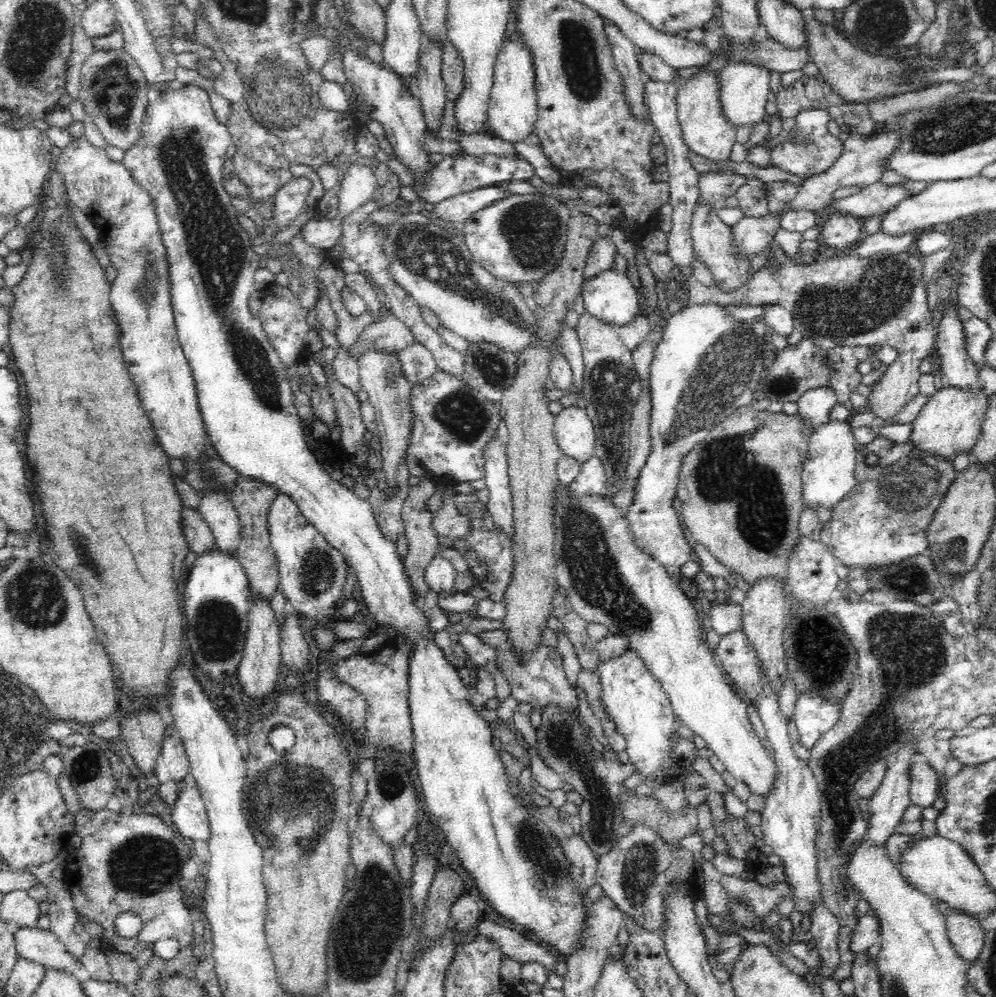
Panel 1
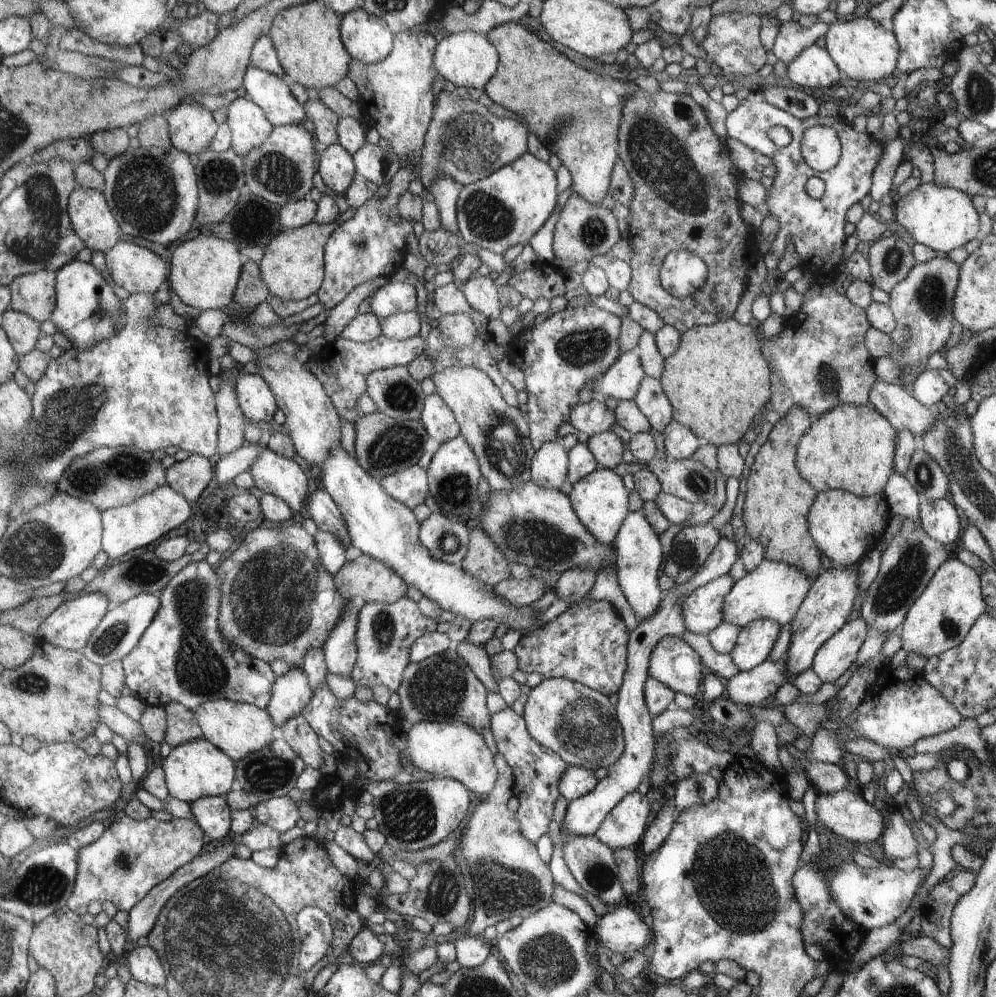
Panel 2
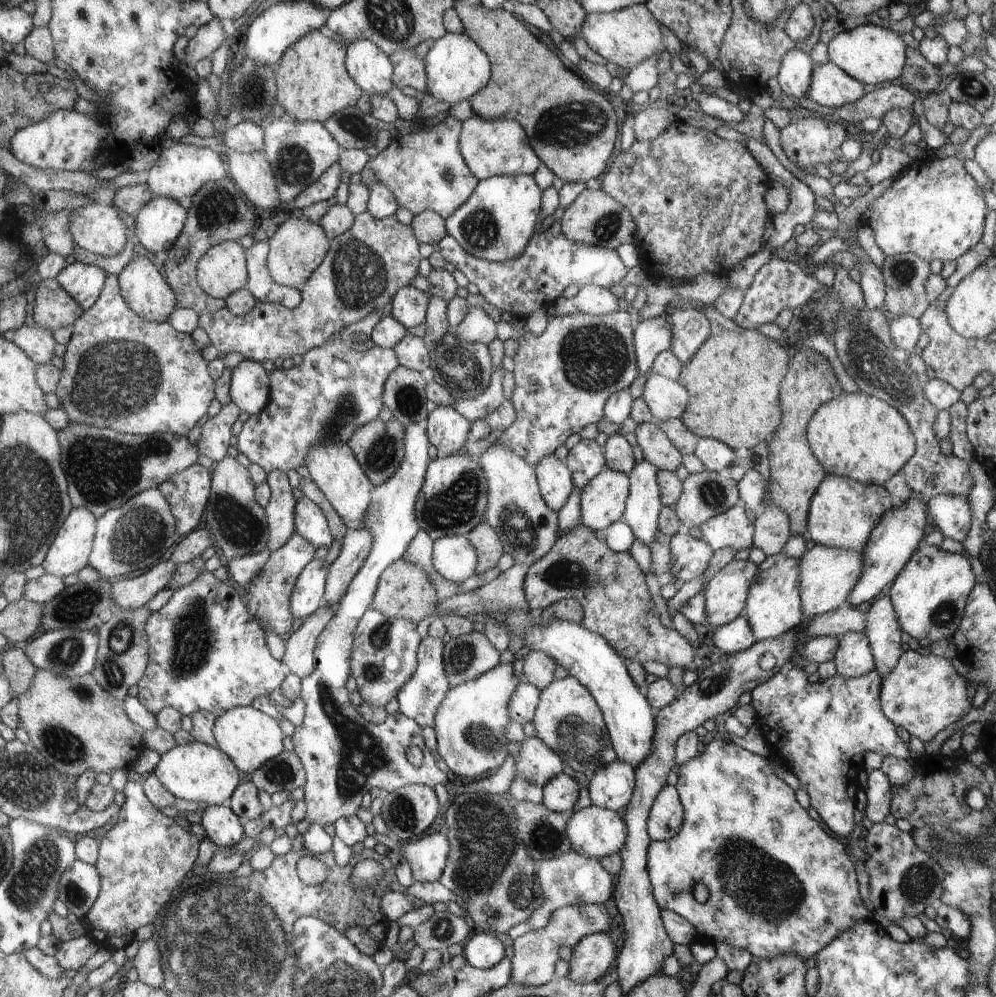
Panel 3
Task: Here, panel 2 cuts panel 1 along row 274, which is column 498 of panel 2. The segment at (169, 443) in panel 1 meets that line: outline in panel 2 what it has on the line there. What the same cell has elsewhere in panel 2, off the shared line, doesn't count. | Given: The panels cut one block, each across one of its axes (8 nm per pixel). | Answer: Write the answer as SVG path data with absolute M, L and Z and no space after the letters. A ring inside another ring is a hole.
M443 92L438 97L436 113L433 115L432 125L425 136L425 147L422 149L419 166L419 180L426 189L438 177L444 175L453 178L461 186L476 182L526 154L528 150L526 140L528 140L528 130L523 122L518 122L514 118L498 118L490 114L488 106L482 106L482 102L476 103L470 99L463 99L456 92Z

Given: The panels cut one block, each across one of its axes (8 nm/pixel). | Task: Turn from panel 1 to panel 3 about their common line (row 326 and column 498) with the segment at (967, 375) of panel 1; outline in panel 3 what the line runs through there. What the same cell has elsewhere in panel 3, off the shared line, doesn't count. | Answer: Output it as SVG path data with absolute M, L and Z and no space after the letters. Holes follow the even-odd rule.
M476 932L464 944L462 955L467 965L478 969L490 969L504 958L504 944L492 934Z

